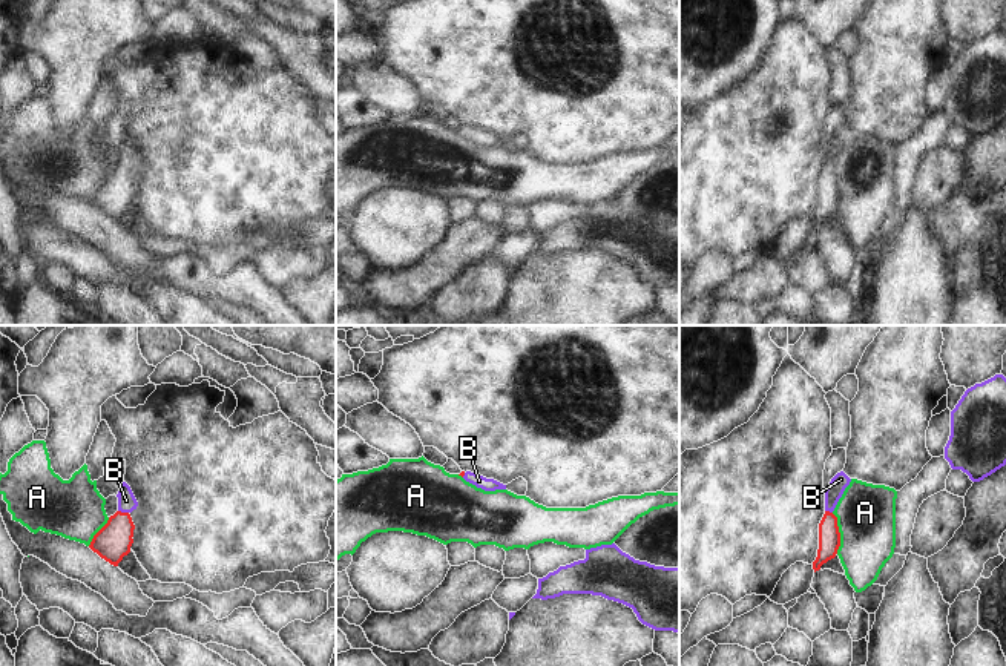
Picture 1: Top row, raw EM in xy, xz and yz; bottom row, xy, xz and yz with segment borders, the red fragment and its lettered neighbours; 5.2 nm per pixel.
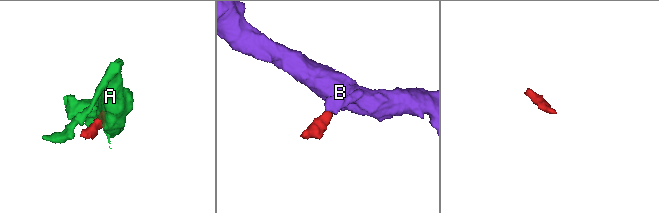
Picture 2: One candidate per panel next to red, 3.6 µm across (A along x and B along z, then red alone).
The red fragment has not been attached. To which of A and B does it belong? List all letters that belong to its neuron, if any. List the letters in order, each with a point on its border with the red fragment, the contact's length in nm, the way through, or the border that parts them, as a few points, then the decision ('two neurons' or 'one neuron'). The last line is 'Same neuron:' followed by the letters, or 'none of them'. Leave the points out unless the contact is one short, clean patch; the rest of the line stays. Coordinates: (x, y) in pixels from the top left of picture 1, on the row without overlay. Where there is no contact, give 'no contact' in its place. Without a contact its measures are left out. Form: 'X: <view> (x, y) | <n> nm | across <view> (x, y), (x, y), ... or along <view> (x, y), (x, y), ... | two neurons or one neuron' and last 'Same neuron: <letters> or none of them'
A: yz (839, 189) | 220 nm | along yz (831, 169), (838, 178), (838, 209) | two neurons
B: xy (123, 169) | 60 nm | across xy (112, 198), (120, 184), (123, 169), (126, 157) | one neuron
Same neuron: B

